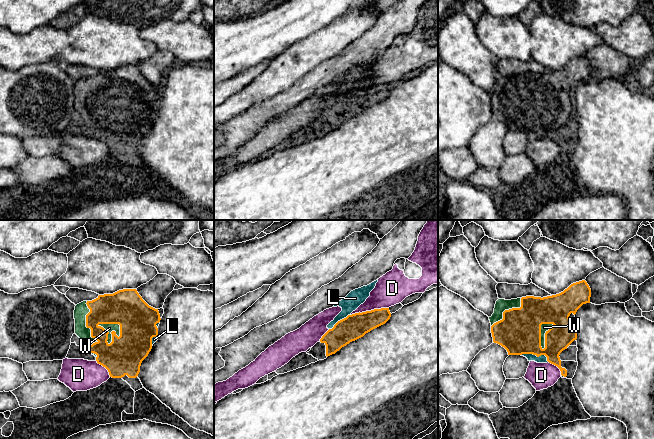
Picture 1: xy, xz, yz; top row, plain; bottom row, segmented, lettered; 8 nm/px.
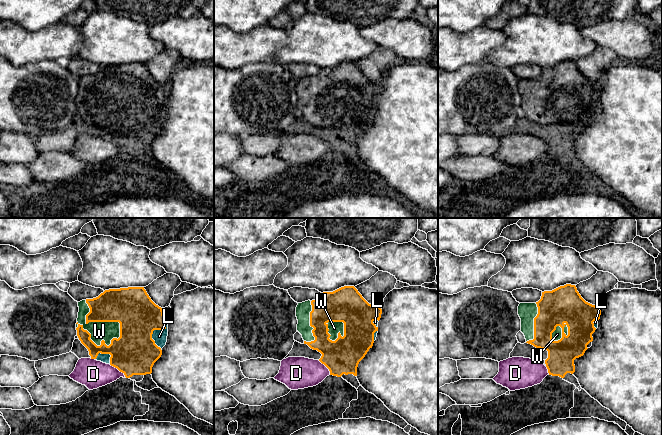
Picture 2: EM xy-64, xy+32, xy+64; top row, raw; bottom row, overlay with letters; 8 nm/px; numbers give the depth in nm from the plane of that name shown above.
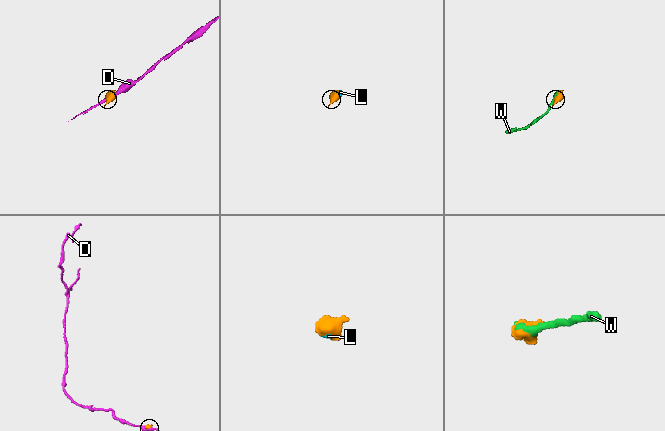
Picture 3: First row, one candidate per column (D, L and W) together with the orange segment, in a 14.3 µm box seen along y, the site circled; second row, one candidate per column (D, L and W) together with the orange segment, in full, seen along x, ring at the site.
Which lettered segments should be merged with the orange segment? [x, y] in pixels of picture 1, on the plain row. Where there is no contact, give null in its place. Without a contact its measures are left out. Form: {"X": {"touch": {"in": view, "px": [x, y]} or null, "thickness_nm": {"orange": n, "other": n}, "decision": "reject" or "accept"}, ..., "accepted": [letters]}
{"D": {"touch": {"in": "xz", "px": [369, 87]}, "thickness_nm": {"orange": 200, "other": 260}, "decision": "reject"}, "L": {"touch": {"in": "yz", "px": [536, 131]}, "thickness_nm": {"orange": 360, "other": 60}, "decision": "accept"}, "W": {"touch": {"in": "xy", "px": [108, 108]}, "thickness_nm": {"orange": 300, "other": 70}, "decision": "accept"}, "accepted": ["L", "W"]}

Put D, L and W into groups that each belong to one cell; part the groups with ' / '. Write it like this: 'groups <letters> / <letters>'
groups D / L W

